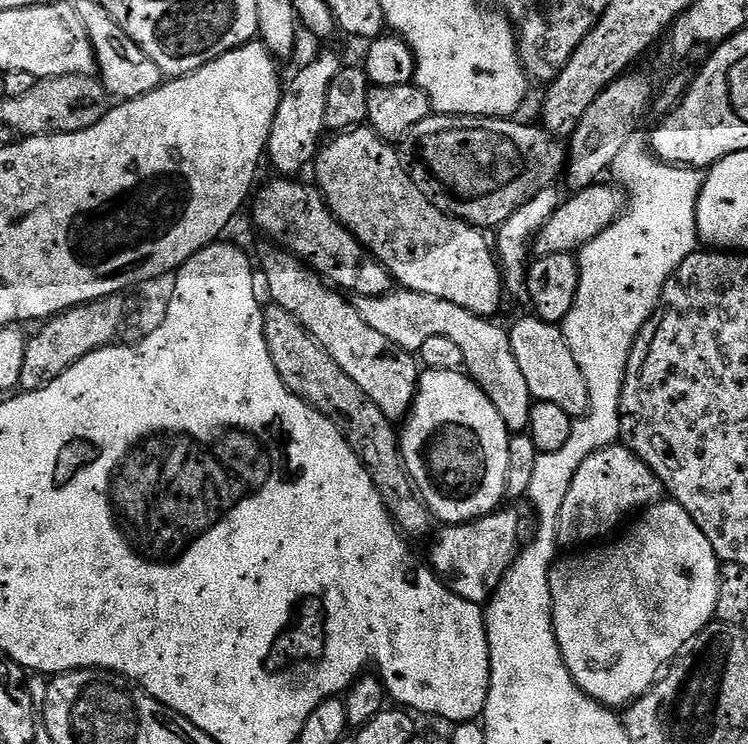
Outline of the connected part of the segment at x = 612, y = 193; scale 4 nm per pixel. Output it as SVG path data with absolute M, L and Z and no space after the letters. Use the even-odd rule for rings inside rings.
M597 182L588 188L573 191L565 199L564 203L550 214L550 222L542 226L542 230L532 241L530 248L537 257L549 256L550 254L573 254L579 253L581 248L586 247L602 230L606 230L618 217L626 211L626 196L615 183Z

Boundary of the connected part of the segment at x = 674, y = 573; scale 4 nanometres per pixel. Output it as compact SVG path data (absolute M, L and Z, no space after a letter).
M664 498L643 509L643 516L644 520L638 521L617 544L612 544L609 548L600 548L597 552L580 550L575 554L565 555L568 556L565 560L563 558L557 559L551 570L548 571L550 598L552 599L552 628L556 632L556 641L562 650L564 665L568 667L574 682L585 694L590 698L594 698L600 704L608 705L613 710L631 704L632 701L644 695L656 683L658 677L665 671L666 666L687 649L692 639L707 624L713 623L716 614L716 603L718 602L718 578L720 577L721 561L716 559L714 546L710 546L706 534L702 534L702 530L698 530L691 514L683 506L677 504L675 500Z

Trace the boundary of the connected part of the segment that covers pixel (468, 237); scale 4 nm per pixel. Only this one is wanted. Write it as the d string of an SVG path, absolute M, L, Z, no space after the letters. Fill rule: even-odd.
M361 126L333 136L336 137L329 144L327 141L316 153L314 184L323 192L324 203L336 215L336 219L354 234L357 242L375 260L380 260L382 266L386 266L401 289L454 302L454 306L462 306L462 310L470 310L476 316L495 317L504 287L489 237L487 240L484 237L487 235L481 229L472 227L465 220L457 220L455 216L447 216L438 210L434 202L430 202L430 198L426 198L426 194L412 181L399 151L389 141L381 140L371 128Z

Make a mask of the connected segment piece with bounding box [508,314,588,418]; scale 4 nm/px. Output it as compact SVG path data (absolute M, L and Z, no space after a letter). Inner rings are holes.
M528 314L525 320L510 328L508 337L514 358L526 377L526 386L530 386L533 401L554 402L554 406L566 410L566 414L574 418L588 415L586 378L582 378L582 370L578 370L578 362L574 362L574 354L570 354L570 346L566 346L564 333L557 325Z

